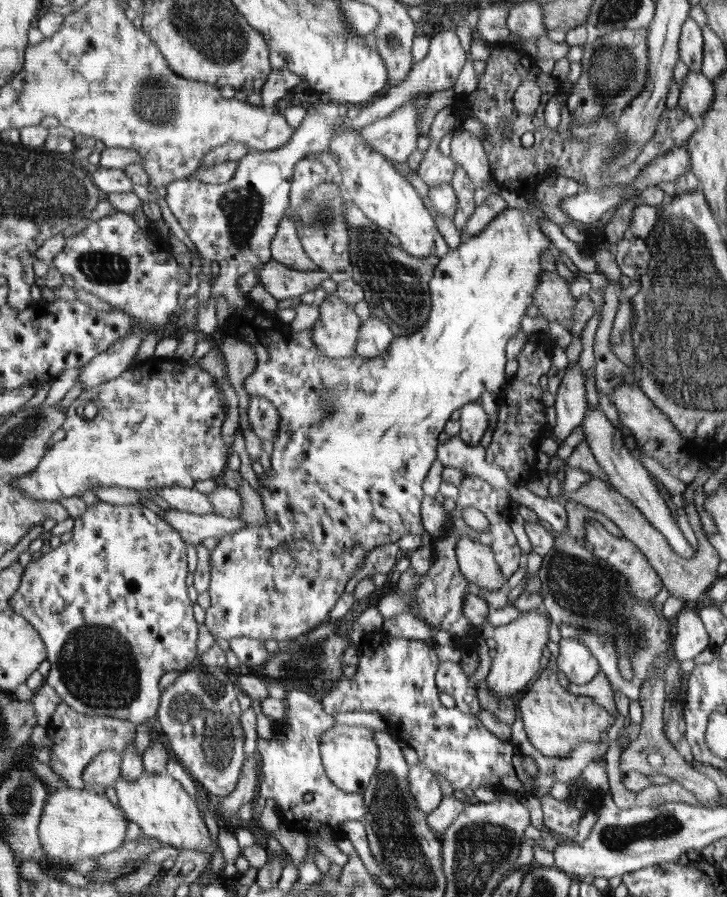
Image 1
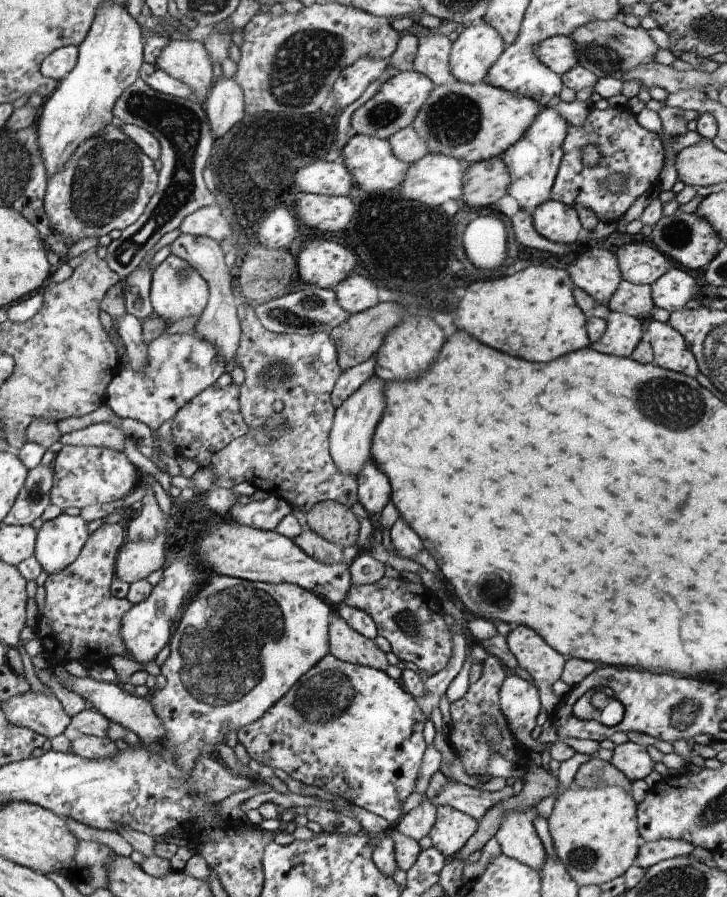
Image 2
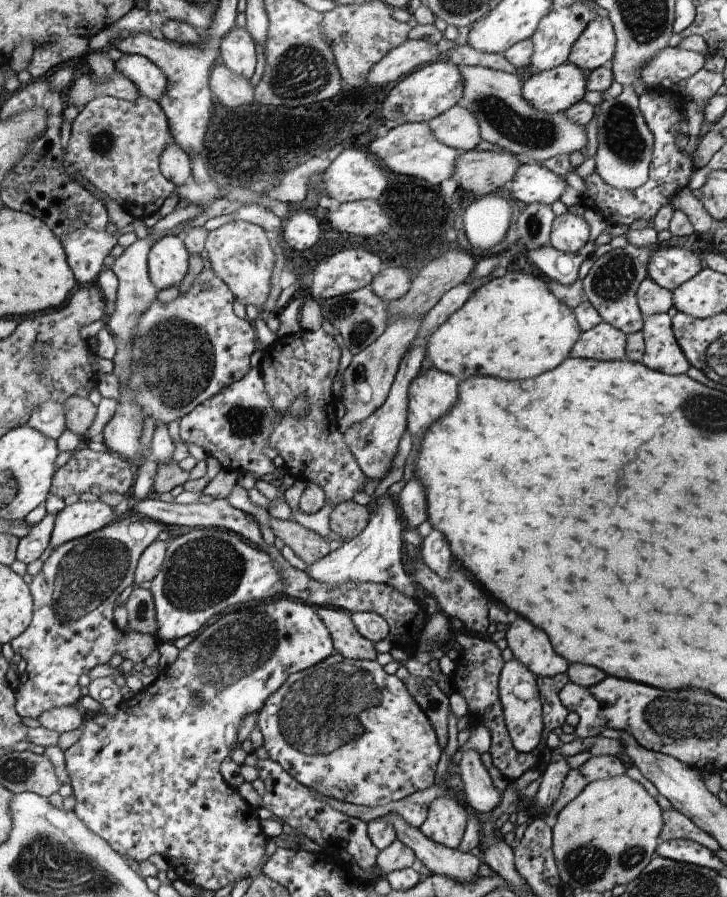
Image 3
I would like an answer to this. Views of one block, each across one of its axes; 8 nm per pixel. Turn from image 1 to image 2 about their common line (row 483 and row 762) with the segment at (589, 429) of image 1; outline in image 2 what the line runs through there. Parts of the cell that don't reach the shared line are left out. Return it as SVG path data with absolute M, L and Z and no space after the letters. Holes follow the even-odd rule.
M632 741L616 745L609 762L620 772L624 772L626 778L632 780L632 783L646 778L654 770L655 764L646 750L646 746Z

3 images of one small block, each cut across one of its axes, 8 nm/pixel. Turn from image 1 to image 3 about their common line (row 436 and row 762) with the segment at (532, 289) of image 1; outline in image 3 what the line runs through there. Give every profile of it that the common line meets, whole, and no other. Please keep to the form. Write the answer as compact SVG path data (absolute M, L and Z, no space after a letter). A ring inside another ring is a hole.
M335 652L325 661L319 662L313 667L291 674L285 684L268 698L265 705L259 710L257 722L257 726L262 732L263 746L268 751L270 759L280 764L300 784L327 797L365 807L378 807L390 801L402 801L412 793L426 790L434 784L436 764L440 760L440 750L436 746L436 728L425 711L421 709L417 699L409 693L409 690L406 690L406 687L396 675L389 675L385 671L385 667L381 666L378 661L346 659L344 655ZM378 785L380 785L380 798L385 800L384 804L383 801L378 804Z

